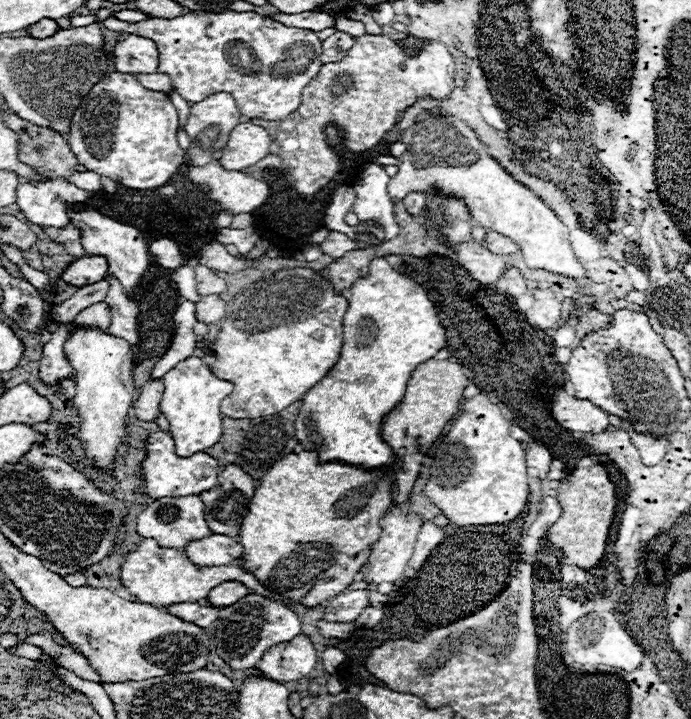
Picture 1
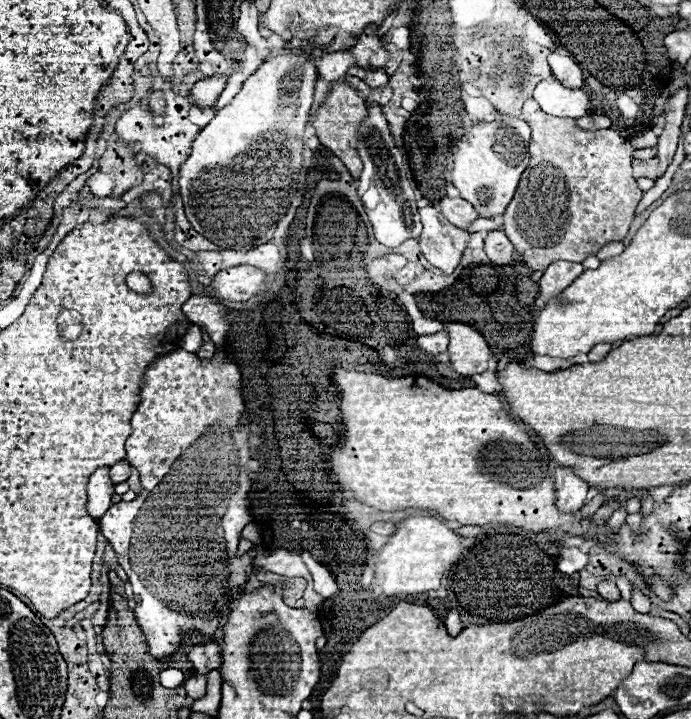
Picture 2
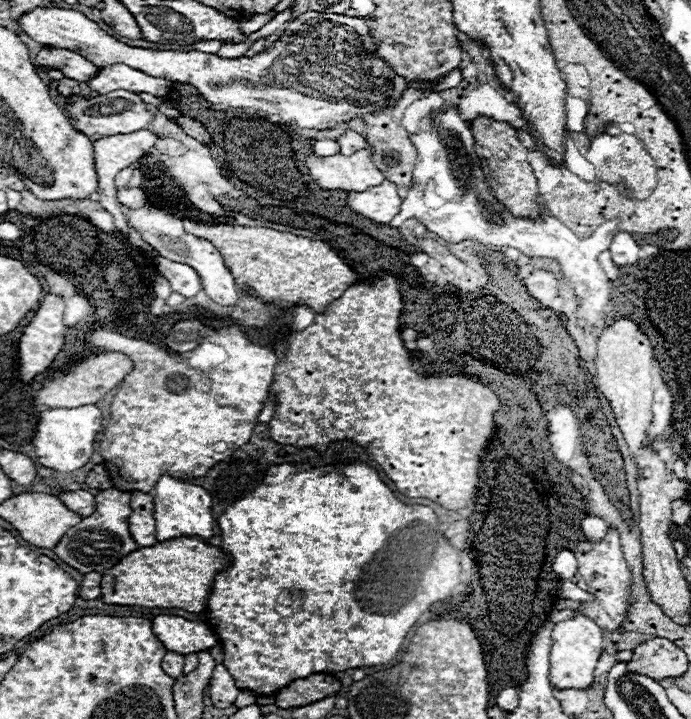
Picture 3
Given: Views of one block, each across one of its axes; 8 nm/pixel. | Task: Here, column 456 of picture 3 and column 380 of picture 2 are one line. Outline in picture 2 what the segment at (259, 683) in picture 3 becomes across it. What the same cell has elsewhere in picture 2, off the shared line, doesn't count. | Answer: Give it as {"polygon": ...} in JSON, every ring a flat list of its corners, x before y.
{"polygon":[[412,516,398,522,396,534,388,544,374,556,376,562,376,584,382,586,386,596,394,594,420,594,438,590,445,566,455,565,462,551,475,543,473,538,456,536,442,520,428,516]]}

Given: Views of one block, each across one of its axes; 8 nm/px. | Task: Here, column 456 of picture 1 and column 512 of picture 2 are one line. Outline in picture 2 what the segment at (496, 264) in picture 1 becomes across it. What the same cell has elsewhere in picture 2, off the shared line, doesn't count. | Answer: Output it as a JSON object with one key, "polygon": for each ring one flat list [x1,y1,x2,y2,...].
{"polygon":[[502,230,488,232,488,236,484,240,484,250,486,250,488,258,492,260,492,264,510,264,512,262,514,246]]}

